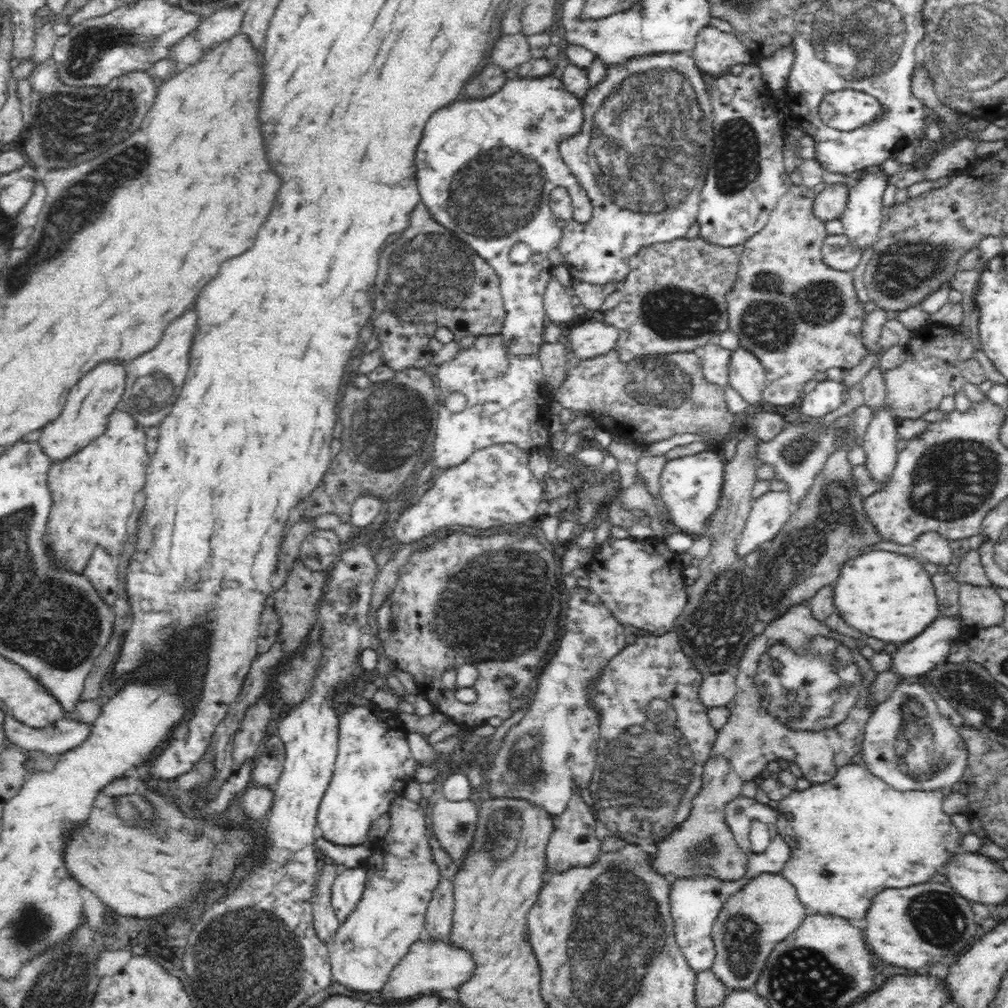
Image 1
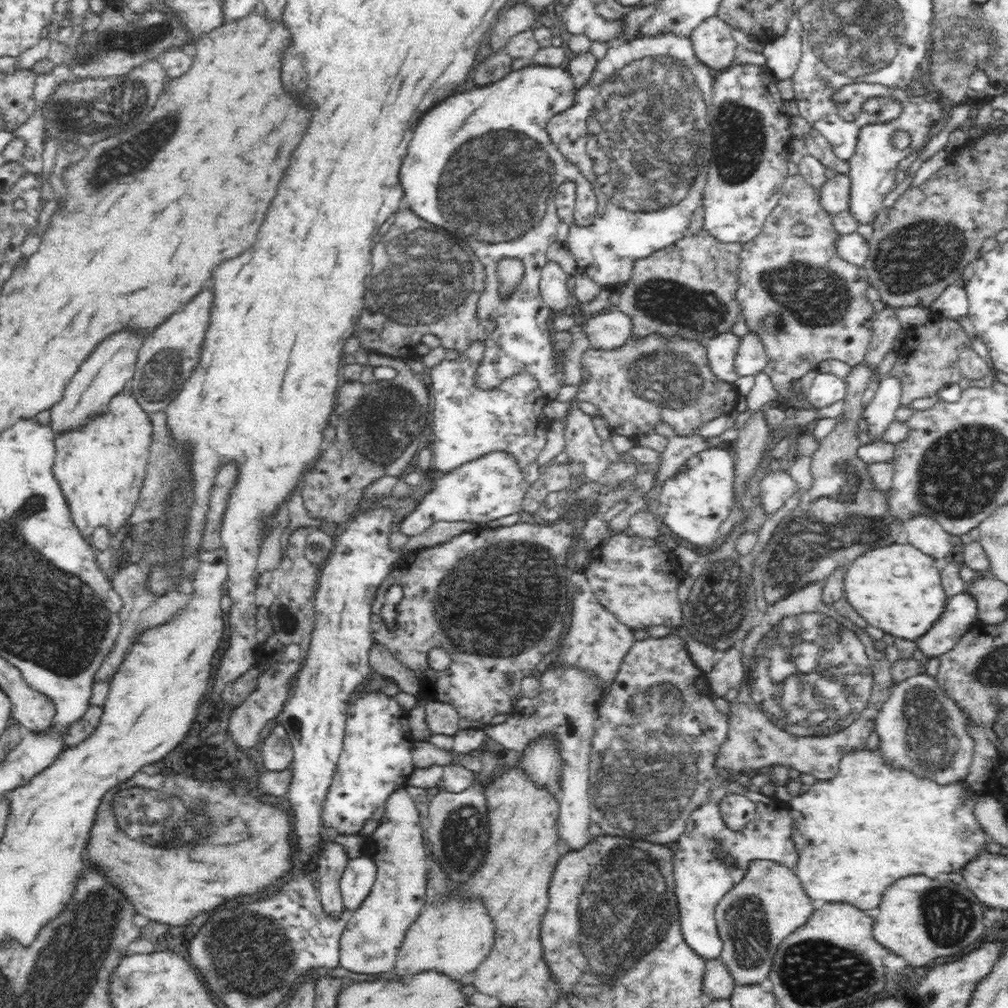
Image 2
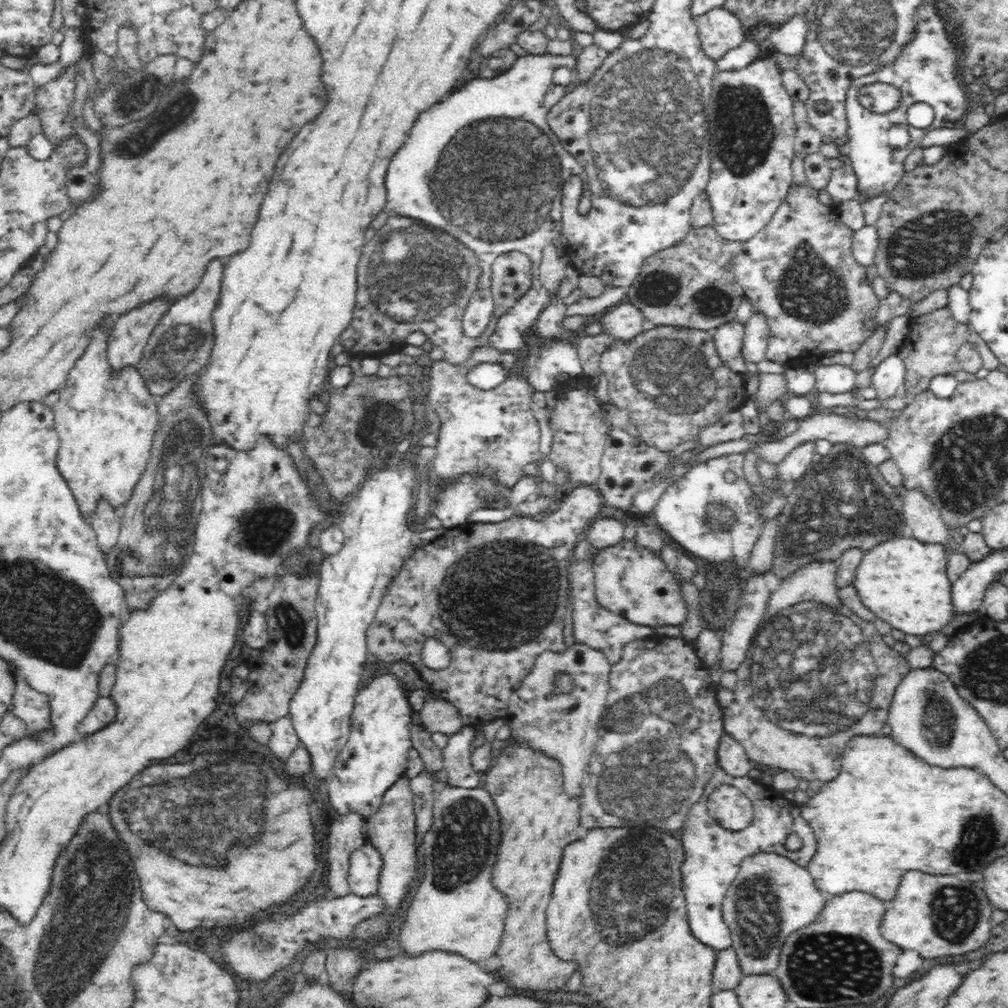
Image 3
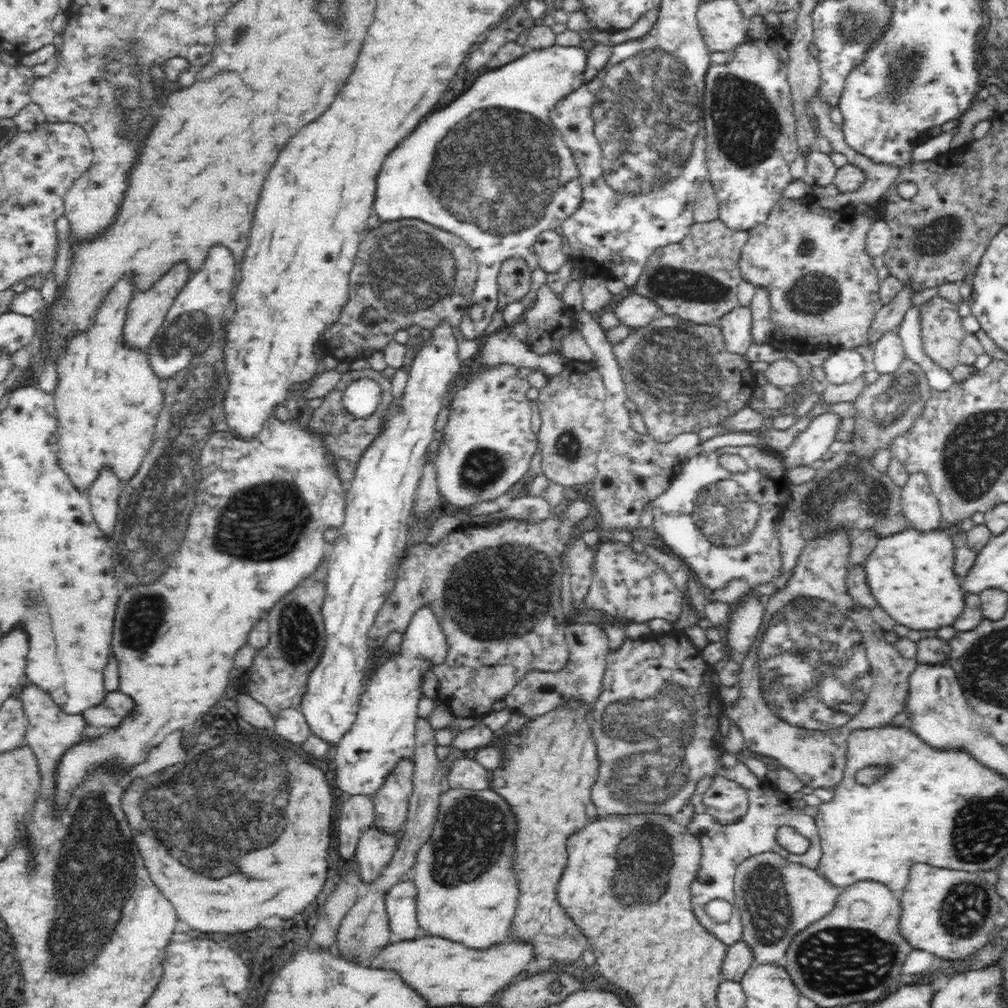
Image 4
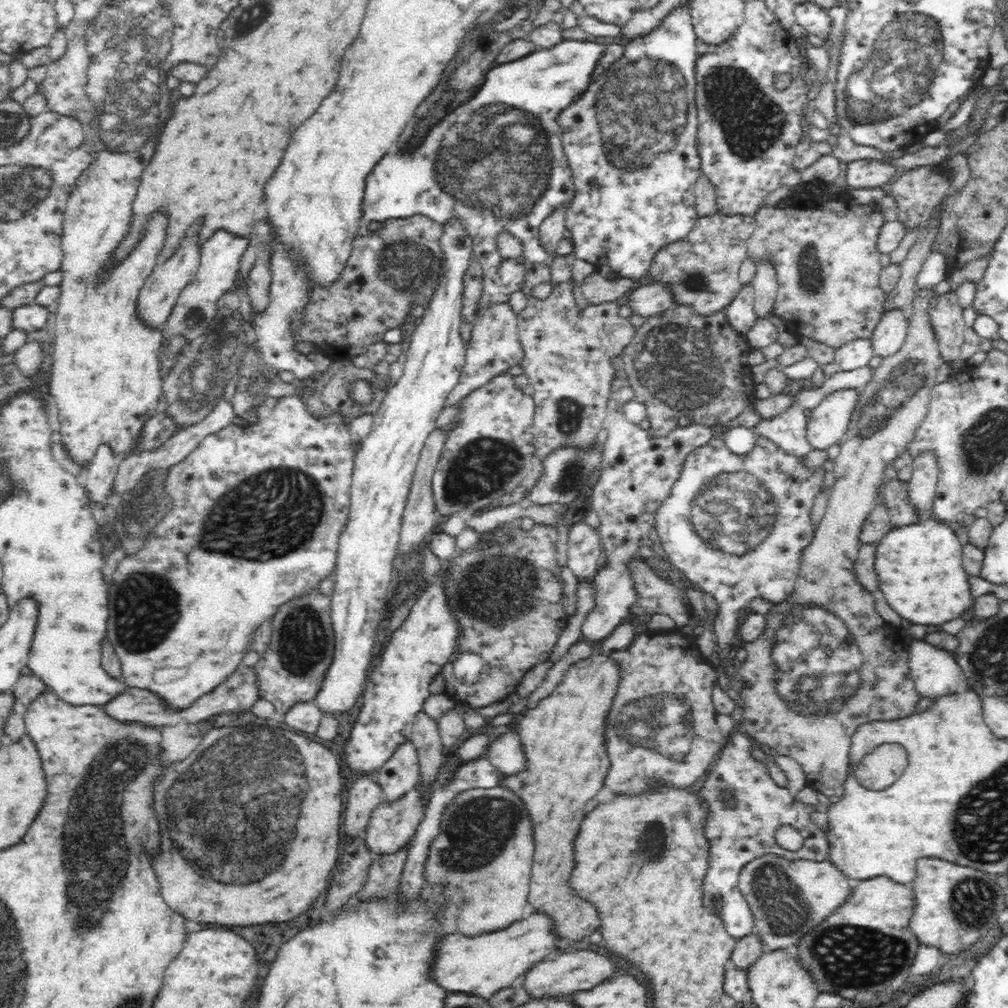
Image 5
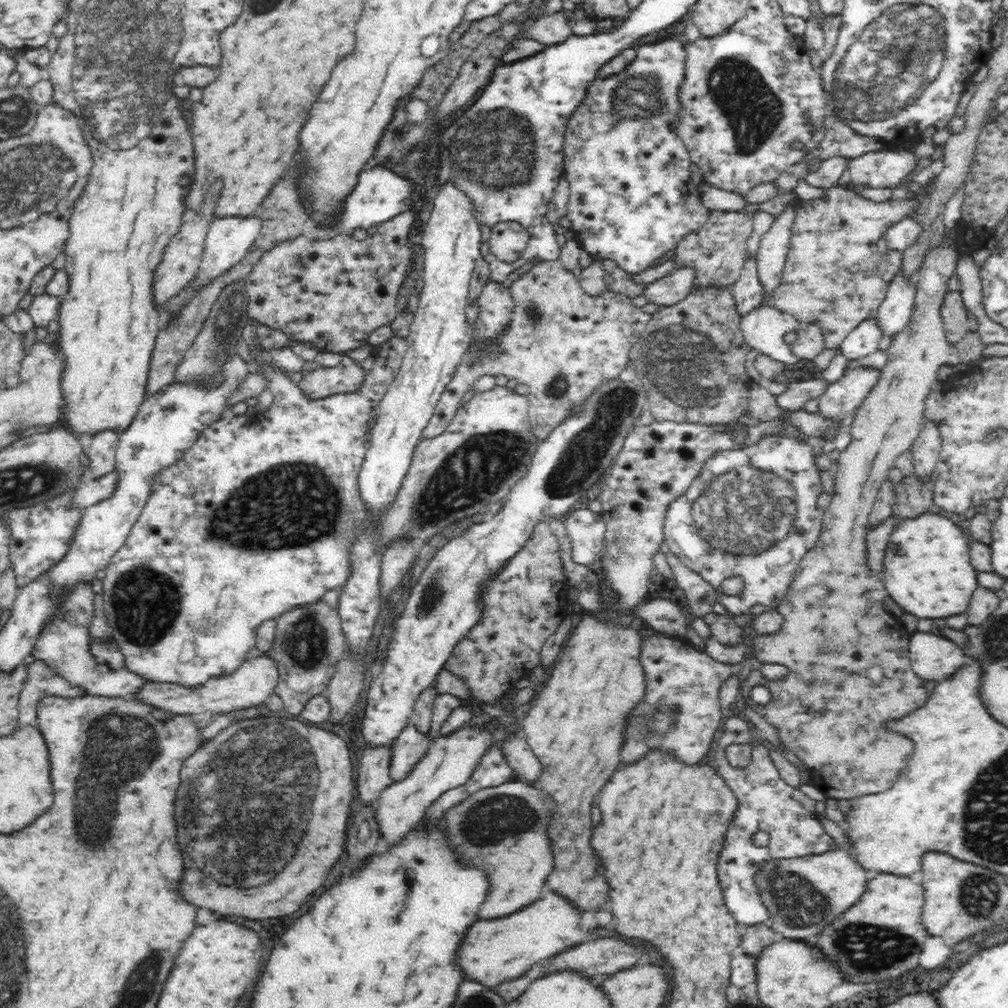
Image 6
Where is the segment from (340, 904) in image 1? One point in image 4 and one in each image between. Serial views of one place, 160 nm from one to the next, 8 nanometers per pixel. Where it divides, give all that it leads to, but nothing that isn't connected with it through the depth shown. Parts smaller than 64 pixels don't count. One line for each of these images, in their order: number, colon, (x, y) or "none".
2: (359, 876)
3: (366, 863)
4: (376, 847)

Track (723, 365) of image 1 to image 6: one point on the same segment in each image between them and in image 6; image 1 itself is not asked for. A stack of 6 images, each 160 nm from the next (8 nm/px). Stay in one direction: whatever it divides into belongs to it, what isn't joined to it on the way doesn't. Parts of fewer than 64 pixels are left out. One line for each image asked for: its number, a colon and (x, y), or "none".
2: (722, 349)
3: (728, 337)
4: (736, 325)
5: (741, 312)
6: (748, 291)

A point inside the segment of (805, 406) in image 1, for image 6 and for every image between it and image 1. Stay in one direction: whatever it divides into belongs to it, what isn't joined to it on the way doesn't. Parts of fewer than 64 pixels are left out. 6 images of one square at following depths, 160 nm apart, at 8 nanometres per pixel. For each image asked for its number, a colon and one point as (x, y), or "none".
2: (826, 388)
3: (835, 378)
4: (844, 365)
5: (857, 353)
6: (862, 341)

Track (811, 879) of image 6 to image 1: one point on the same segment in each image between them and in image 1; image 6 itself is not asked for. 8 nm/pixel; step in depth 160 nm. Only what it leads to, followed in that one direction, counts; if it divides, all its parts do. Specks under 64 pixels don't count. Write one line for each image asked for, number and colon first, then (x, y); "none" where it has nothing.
1: (749, 925)
2: (753, 918)
3: (771, 896)
4: (777, 898)
5: (788, 898)

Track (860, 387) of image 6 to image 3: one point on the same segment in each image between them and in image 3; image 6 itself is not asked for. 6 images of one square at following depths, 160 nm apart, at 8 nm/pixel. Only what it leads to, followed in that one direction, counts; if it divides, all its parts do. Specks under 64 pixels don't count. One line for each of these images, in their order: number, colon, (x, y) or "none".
3: (794, 465)
4: (812, 443)
5: (827, 424)

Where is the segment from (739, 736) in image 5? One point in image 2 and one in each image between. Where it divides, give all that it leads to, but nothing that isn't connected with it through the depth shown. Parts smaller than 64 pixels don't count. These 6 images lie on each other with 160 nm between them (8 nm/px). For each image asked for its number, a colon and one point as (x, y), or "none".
2: (709, 860)
3: (713, 854)
4: (724, 846)

